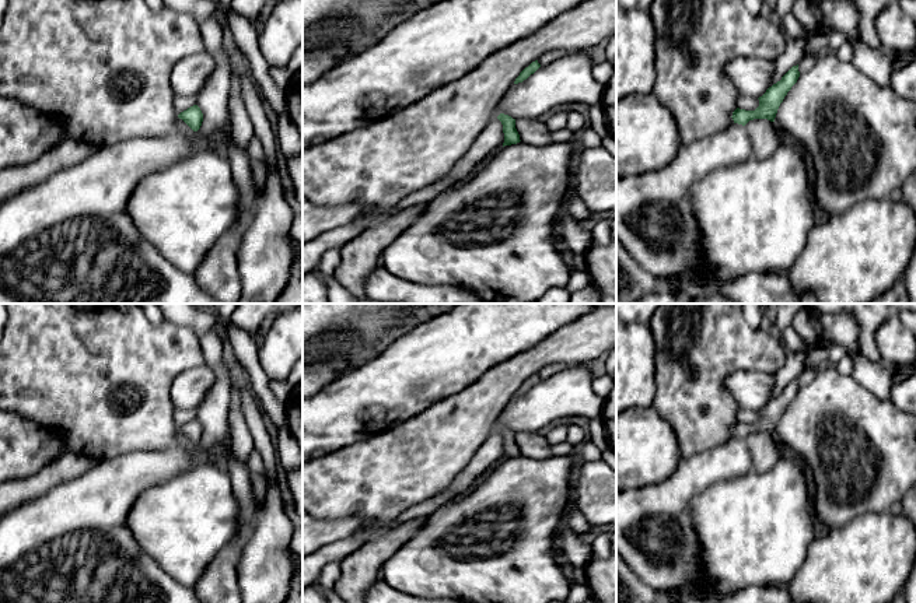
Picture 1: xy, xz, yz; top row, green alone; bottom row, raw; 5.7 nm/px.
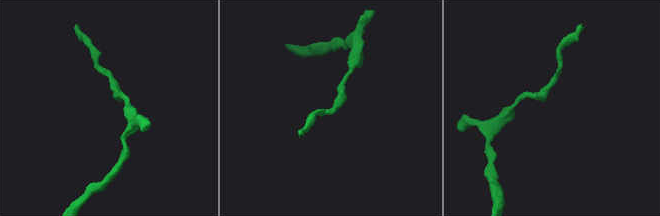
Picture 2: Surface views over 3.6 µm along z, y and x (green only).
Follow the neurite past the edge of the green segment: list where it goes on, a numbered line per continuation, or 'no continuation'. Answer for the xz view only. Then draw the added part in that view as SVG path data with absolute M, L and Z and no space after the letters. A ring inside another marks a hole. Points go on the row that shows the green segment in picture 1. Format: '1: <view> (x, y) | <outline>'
no continuation

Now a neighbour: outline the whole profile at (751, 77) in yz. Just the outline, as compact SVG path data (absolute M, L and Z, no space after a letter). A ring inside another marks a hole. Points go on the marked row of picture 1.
M737 57L726 66L726 74L740 95L759 98L775 76L772 59Z

